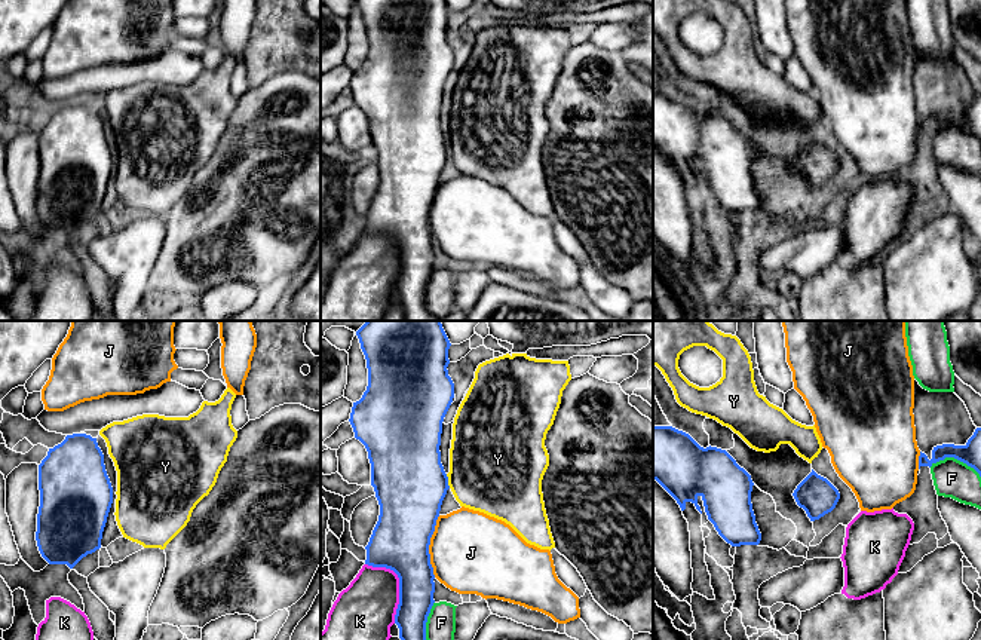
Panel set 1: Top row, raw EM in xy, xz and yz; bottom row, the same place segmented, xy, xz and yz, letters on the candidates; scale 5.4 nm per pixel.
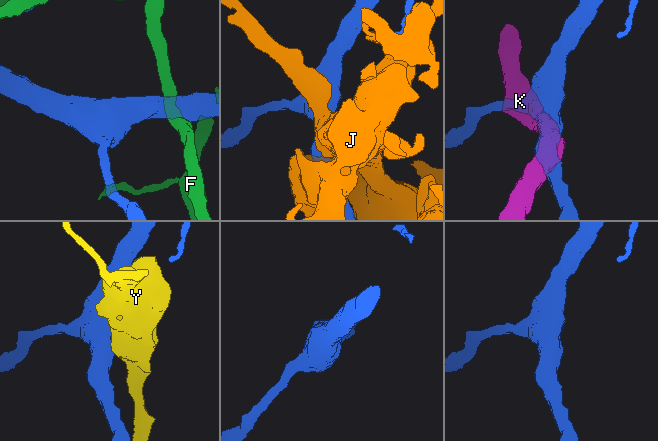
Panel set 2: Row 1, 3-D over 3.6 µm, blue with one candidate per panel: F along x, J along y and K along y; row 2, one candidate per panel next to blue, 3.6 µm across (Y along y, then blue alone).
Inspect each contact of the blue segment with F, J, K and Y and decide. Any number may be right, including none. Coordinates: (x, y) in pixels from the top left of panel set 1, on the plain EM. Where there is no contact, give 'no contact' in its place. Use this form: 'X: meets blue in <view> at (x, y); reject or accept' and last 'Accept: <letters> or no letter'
F: meets blue in xz at (425, 296); reject
J: meets blue in xz at (428, 214); reject
K: meets blue in xz at (399, 251); reject
Y: meets blue in xz at (447, 149); reject
Accept: no letter

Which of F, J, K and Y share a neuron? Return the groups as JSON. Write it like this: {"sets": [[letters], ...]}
{"sets": [["F"], ["J"], ["K"], ["Y"]]}

